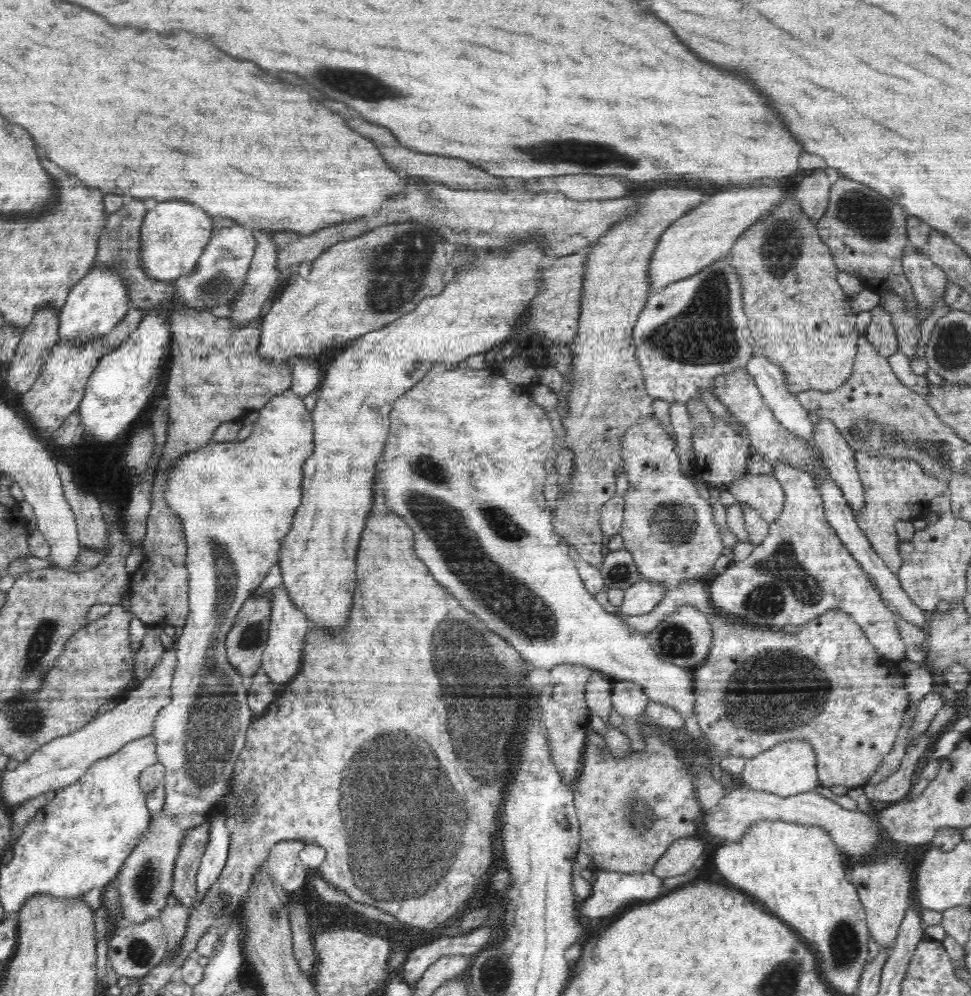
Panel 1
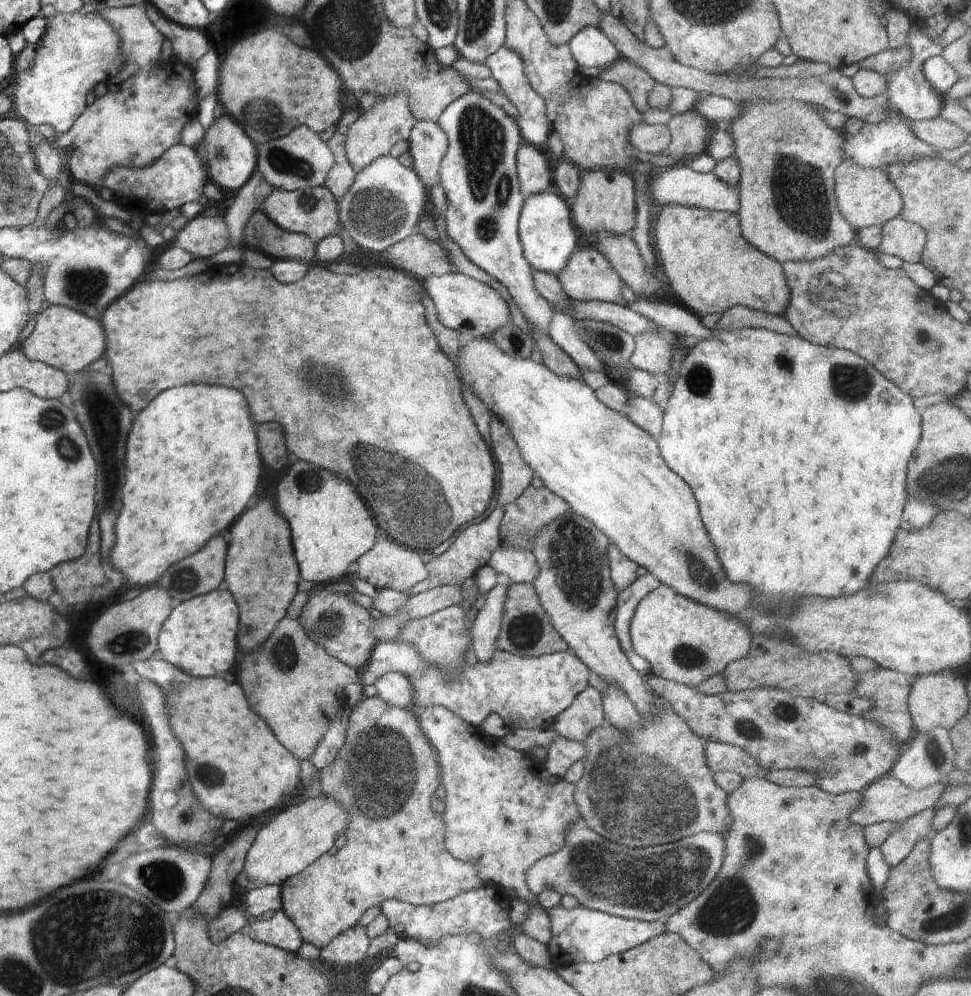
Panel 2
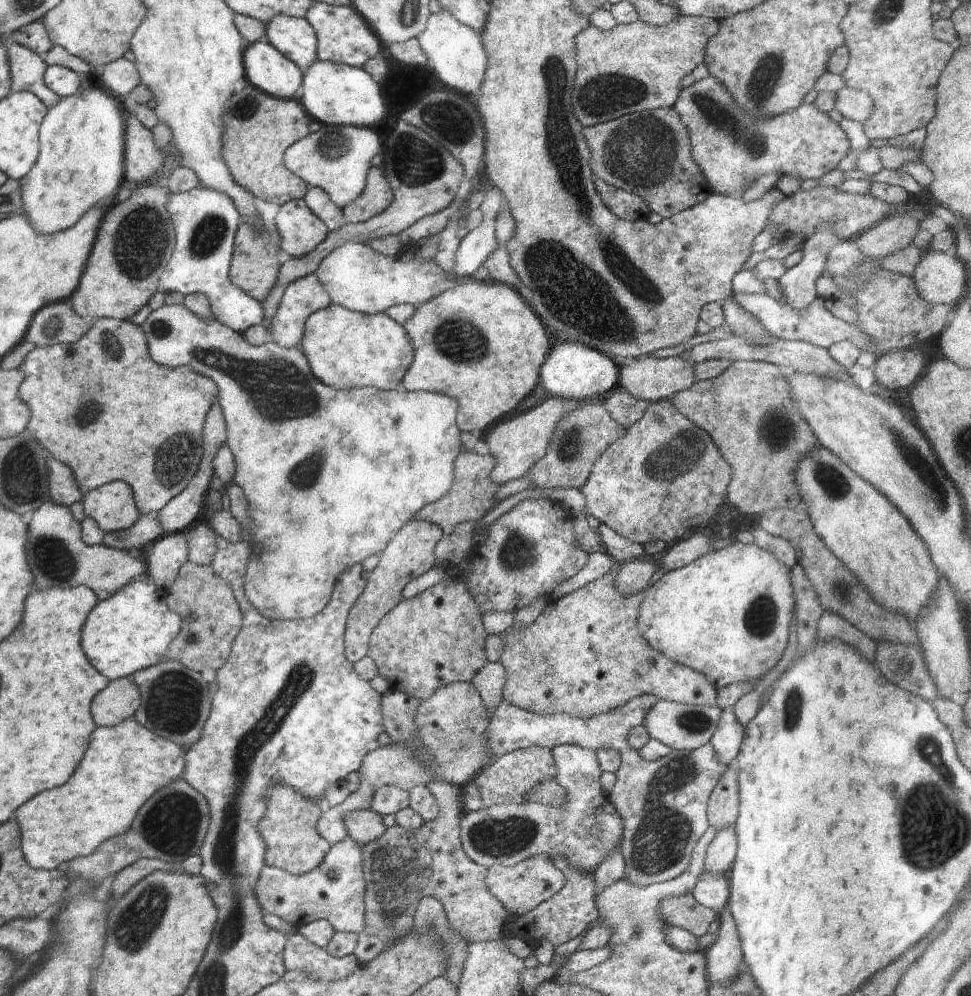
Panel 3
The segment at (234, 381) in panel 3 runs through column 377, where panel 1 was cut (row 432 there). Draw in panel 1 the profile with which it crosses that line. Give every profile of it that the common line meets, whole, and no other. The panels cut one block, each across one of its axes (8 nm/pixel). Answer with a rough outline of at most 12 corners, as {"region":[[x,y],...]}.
{"region":[[434,366],[375,488],[464,610],[531,668],[695,714],[579,576],[522,385]]}

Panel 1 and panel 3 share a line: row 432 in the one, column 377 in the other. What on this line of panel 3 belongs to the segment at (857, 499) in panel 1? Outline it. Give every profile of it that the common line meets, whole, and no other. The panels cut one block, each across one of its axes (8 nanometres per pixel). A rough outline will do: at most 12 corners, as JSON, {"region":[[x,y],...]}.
{"region":[[368,809],[347,812],[347,836],[360,846],[385,832],[382,816]]}

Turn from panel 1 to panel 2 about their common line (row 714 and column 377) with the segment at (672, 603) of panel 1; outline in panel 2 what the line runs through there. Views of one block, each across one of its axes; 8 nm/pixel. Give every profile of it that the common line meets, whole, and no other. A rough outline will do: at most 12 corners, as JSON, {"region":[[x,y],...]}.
{"region":[[352,709],[318,775],[347,843],[280,885],[323,949],[386,899],[478,888],[415,711]]}

